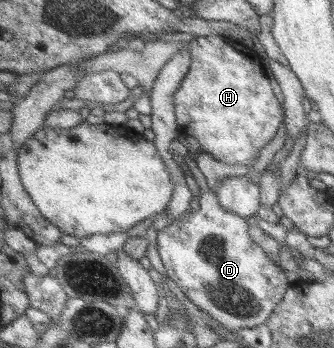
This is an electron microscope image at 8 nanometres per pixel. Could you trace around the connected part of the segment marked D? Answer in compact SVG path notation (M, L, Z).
M187 156L184 163L199 187L199 209L187 212L175 223L158 224L156 246L165 269L164 277L171 279L193 305L230 332L266 324L273 308L284 297L285 290L291 283L287 282L283 269L270 260L262 247L250 240L245 218L225 211L217 203L214 190L207 188L194 159Z

